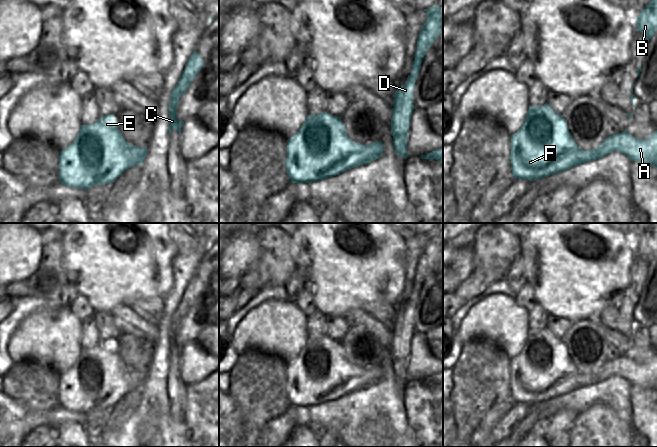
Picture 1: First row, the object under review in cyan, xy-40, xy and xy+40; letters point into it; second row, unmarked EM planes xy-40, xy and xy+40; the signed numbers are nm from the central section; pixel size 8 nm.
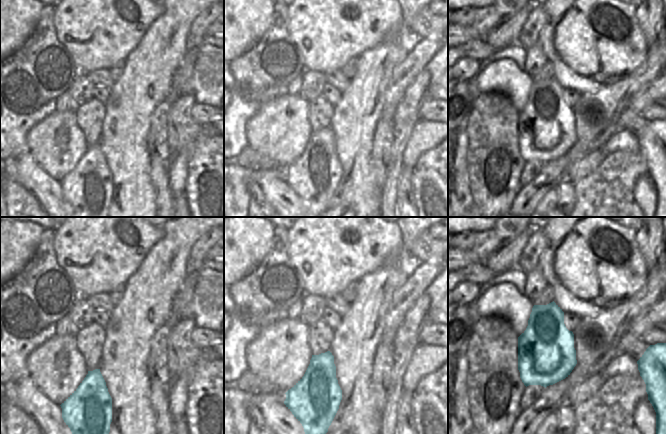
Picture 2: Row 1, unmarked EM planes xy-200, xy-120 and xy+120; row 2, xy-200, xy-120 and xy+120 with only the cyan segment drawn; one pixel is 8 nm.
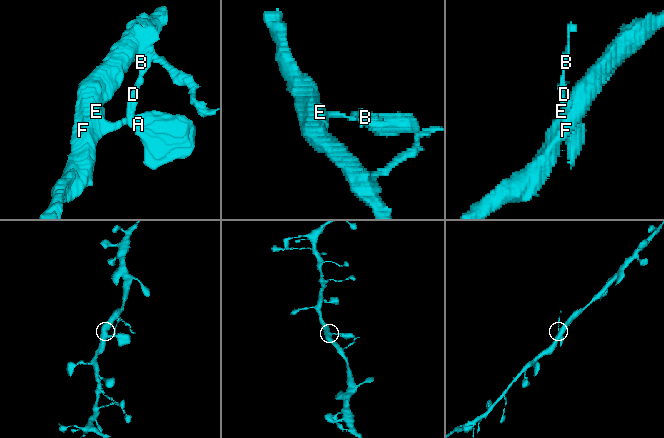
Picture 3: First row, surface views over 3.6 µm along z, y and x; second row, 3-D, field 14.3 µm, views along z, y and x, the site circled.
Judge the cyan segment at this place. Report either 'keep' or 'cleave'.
keep

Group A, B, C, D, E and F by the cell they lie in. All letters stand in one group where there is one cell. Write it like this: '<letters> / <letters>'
A B C D E F

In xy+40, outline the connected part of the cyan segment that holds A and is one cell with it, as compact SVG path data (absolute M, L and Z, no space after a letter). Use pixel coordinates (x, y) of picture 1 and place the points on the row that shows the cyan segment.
M546 103L540 107L529 106L525 122L516 133L511 135L511 154L509 158L511 160L511 170L515 179L534 181L566 171L582 163L600 159L612 151L618 151L626 155L631 161L638 161L644 165L652 165L657 169L657 130L655 130L648 139L636 139L627 132L626 127L622 133L605 139L596 149L584 151L580 149L573 140L563 115L558 115L549 104Z

